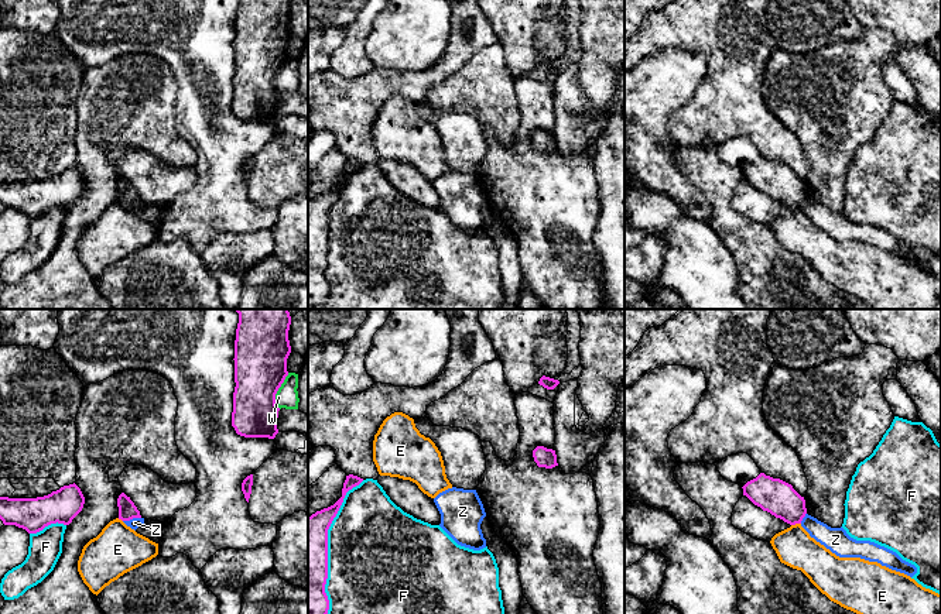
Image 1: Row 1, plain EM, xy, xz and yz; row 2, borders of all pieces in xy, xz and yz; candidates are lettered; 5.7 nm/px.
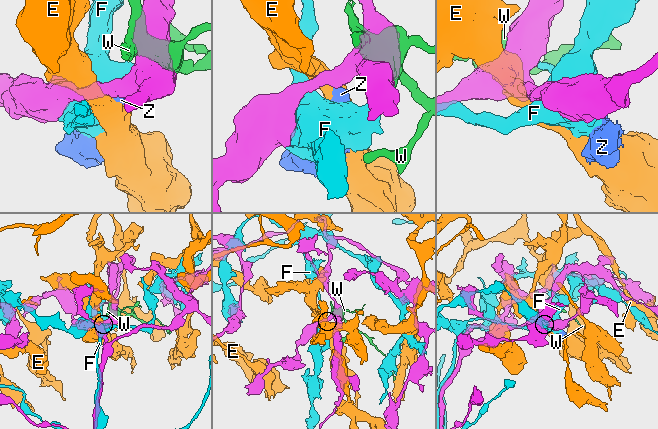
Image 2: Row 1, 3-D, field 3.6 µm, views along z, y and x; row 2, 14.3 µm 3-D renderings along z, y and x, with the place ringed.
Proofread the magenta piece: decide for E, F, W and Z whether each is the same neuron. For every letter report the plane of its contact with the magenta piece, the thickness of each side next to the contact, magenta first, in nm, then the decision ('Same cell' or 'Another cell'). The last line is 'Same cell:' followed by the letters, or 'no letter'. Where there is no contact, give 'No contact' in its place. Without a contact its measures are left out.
E: Touches magenta in yz. Thickness 200 nm (magenta) against 220 nm. Another cell
F: Touches magenta in xz. Thickness 220 nm (magenta) against 500 nm. Another cell
W: Touches magenta in xy. Thickness 300 nm (magenta) against 130 nm. Another cell
Z: Touches magenta in xy. Thickness 100 nm (magenta) against 60 nm. Another cell
Same cell: no letter

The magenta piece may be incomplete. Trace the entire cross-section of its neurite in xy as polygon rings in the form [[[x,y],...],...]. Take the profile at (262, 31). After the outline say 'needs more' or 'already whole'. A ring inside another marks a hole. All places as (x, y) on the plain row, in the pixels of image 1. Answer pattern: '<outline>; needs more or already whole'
[[[239,0],[233,42],[236,71],[232,110],[240,120],[274,123],[278,117],[277,102],[280,92],[276,89],[276,78],[288,59],[290,8],[291,0]]]; already whole

